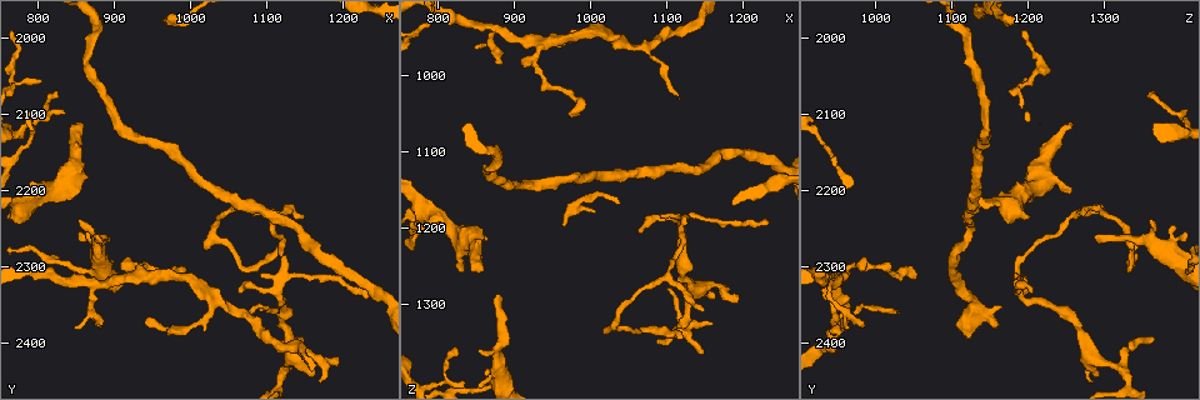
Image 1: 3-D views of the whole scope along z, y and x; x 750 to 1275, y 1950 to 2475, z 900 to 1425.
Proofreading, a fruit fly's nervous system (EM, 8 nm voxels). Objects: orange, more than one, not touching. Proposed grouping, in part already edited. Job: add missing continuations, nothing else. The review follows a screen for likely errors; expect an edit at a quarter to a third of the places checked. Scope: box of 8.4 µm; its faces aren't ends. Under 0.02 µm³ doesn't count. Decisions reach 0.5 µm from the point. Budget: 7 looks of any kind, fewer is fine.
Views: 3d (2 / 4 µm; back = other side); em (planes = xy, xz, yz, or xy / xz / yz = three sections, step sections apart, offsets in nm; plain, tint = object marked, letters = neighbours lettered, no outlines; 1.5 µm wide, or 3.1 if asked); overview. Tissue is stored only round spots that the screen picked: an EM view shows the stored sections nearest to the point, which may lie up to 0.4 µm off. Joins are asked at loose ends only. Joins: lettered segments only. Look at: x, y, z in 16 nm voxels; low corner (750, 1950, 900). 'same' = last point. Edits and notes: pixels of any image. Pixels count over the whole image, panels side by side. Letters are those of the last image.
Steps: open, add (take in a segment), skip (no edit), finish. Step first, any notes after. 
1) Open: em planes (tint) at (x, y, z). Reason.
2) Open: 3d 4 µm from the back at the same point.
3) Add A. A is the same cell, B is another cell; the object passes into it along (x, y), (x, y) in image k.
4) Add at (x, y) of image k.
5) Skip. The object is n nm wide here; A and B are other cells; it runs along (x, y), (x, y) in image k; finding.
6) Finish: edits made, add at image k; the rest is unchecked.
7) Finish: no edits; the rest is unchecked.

Open: em xz step 4 (letters) at (875, 2260, 1285). Free end.

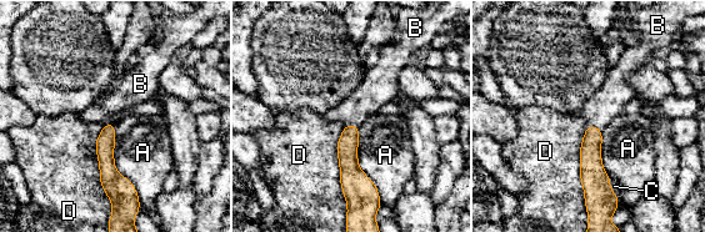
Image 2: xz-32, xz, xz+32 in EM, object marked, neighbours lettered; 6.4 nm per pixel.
Open: em xy step 8 (letters) at the same point.

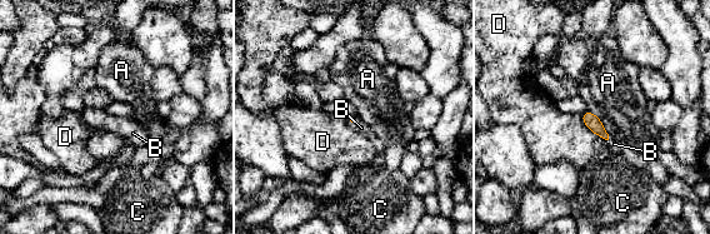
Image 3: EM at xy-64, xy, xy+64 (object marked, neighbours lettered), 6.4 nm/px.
Add B. B is the same cell, A, C and D are other cells; the object passes into it along (353, 119), (355, 124), (361, 128) in image 3; the cell continues.

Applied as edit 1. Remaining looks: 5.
Open: 3d 4 µm at (850, 2115, 1260). Free end.

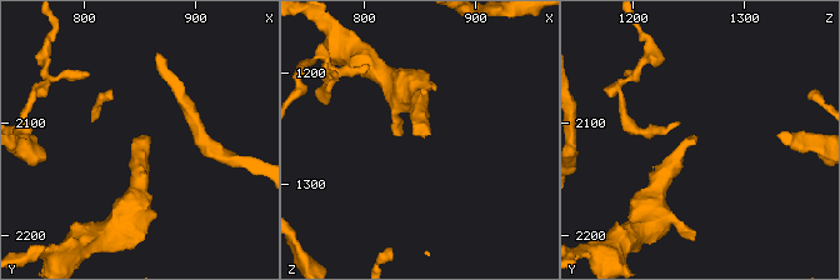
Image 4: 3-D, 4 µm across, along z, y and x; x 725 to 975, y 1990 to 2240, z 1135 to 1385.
Open: em planes (plain) at (854, 2112, 1260).

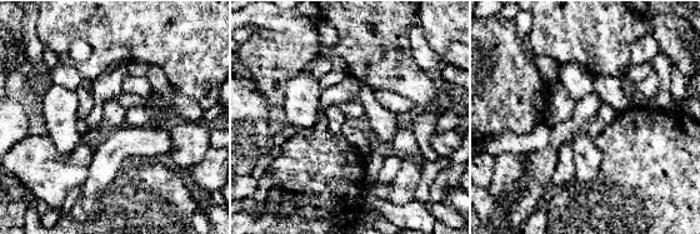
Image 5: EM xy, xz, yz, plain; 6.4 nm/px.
Open: em planes (letters) at the same point.

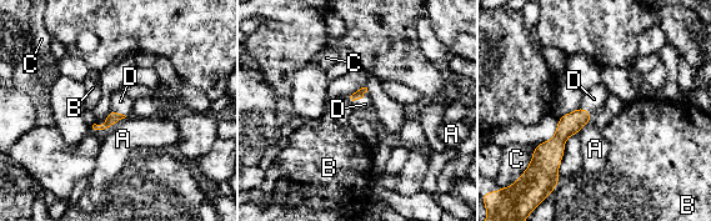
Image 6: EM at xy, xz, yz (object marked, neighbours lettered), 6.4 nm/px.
Add D. D is the same cell, A, B and C are other cells; the object passes into it along (353, 98), (360, 98), (365, 104) in image 6; it goes on there.

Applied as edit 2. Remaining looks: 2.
Open: em planes (tint) at (970, 2310, 1050). Tapers out.

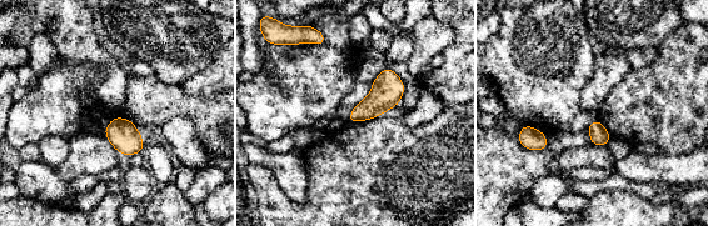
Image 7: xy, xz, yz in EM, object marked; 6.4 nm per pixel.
Open: em planes (letters) at the same point.

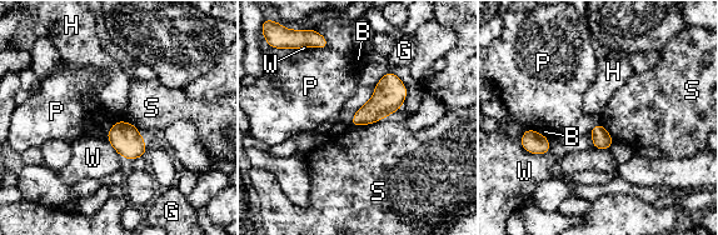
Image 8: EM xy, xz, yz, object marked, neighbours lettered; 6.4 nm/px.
Skip. B, G, H, P, S and W are other cells; no lettered segment goes on from it.

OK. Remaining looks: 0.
Finish: edits made, add at image 3, add at image 6; the rest is unchecked.

